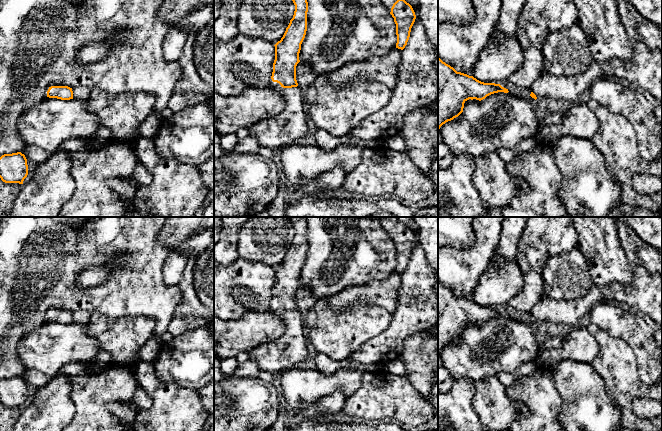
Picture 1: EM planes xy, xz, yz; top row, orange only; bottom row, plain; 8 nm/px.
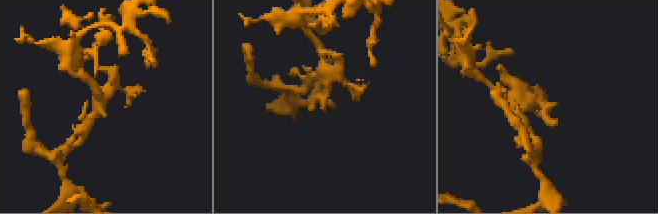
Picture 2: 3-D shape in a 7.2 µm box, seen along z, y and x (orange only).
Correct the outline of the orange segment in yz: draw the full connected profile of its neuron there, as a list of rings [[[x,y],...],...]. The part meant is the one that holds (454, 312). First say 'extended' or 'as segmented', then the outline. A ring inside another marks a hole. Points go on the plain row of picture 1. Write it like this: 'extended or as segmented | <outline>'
as segmented | [[[438,281],[438,354],[463,336],[467,324],[481,325],[498,316],[509,315],[500,308],[484,307],[457,296]]]

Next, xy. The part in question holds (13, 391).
as segmented | [[[21,376],[0,381],[0,402],[5,407],[23,408],[28,399],[27,383]]]

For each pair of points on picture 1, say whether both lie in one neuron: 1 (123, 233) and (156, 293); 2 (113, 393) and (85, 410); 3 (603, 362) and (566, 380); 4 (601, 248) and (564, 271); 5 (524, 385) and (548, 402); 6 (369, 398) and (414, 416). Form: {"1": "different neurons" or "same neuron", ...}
{"1": "same neuron", "2": "same neuron", "3": "different neurons", "4": "different neurons", "5": "same neuron", "6": "same neuron"}

